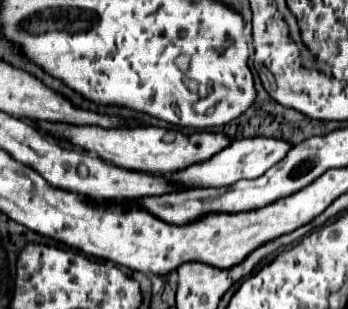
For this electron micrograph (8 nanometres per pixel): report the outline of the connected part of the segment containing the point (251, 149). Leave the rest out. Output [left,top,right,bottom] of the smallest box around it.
[172,136,294,188]

